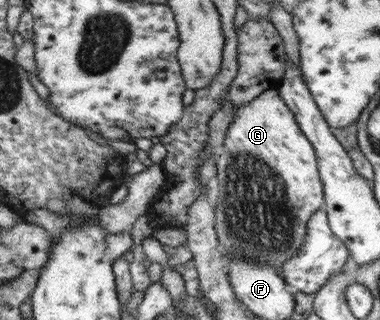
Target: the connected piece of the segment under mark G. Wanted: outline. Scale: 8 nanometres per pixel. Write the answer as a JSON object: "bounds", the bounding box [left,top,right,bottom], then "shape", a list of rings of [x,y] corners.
{"bounds":[215,89,324,267],"shape":[[[278,89],[264,90],[242,105],[234,105],[234,119],[227,129],[221,152],[216,157],[215,232],[227,267],[237,256],[249,262],[282,267],[295,257],[307,236],[311,216],[324,206],[324,186],[311,141],[301,130],[295,115],[280,97]]]}

